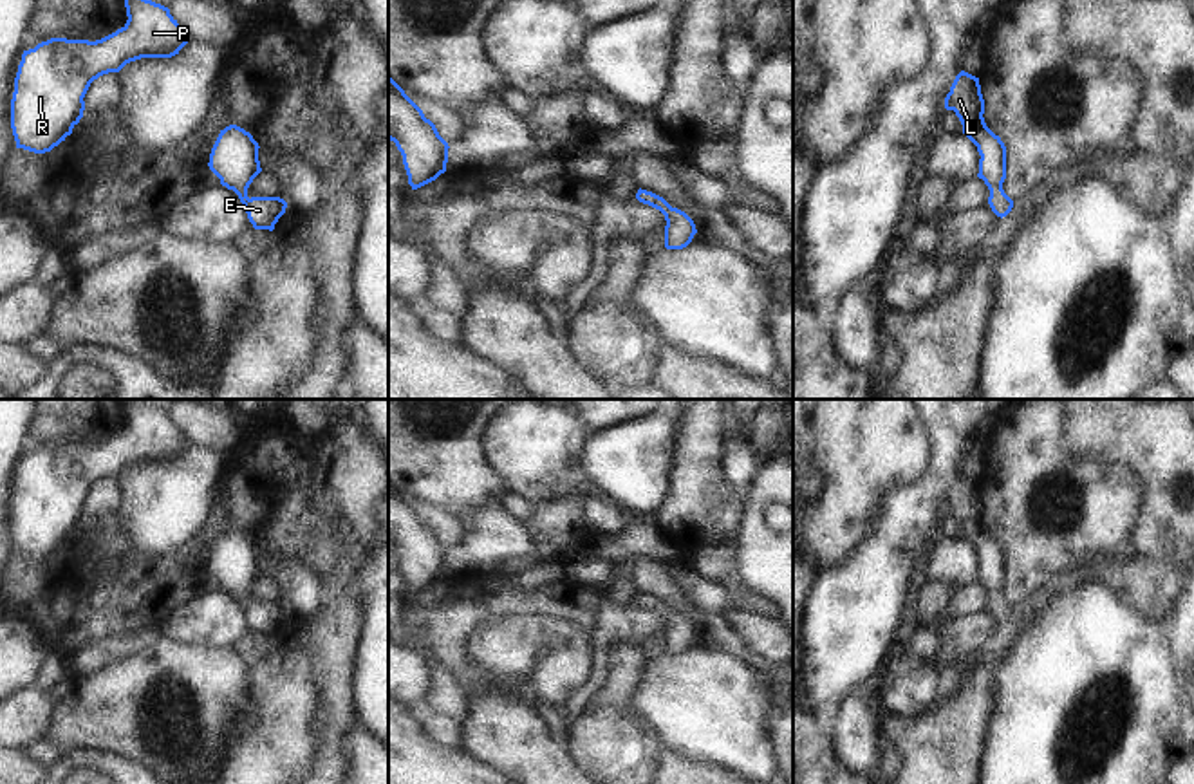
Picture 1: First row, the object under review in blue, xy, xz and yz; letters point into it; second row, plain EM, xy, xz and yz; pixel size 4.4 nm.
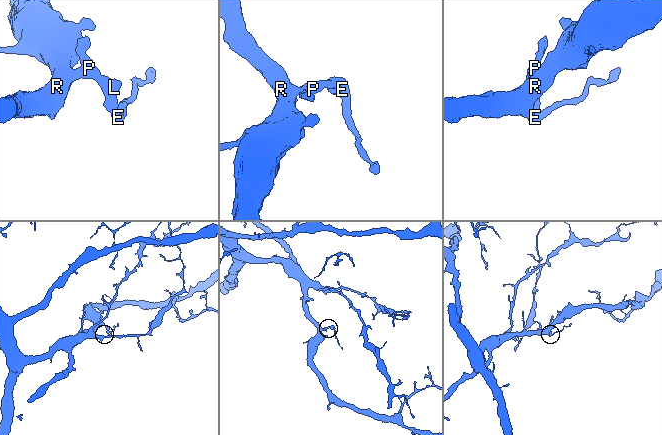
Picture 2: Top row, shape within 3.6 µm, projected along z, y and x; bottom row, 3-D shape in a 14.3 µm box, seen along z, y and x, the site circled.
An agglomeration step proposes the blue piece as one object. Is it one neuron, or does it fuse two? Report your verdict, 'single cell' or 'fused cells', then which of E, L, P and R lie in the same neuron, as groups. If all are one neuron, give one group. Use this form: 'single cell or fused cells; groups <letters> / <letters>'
single cell; groups E L P R

